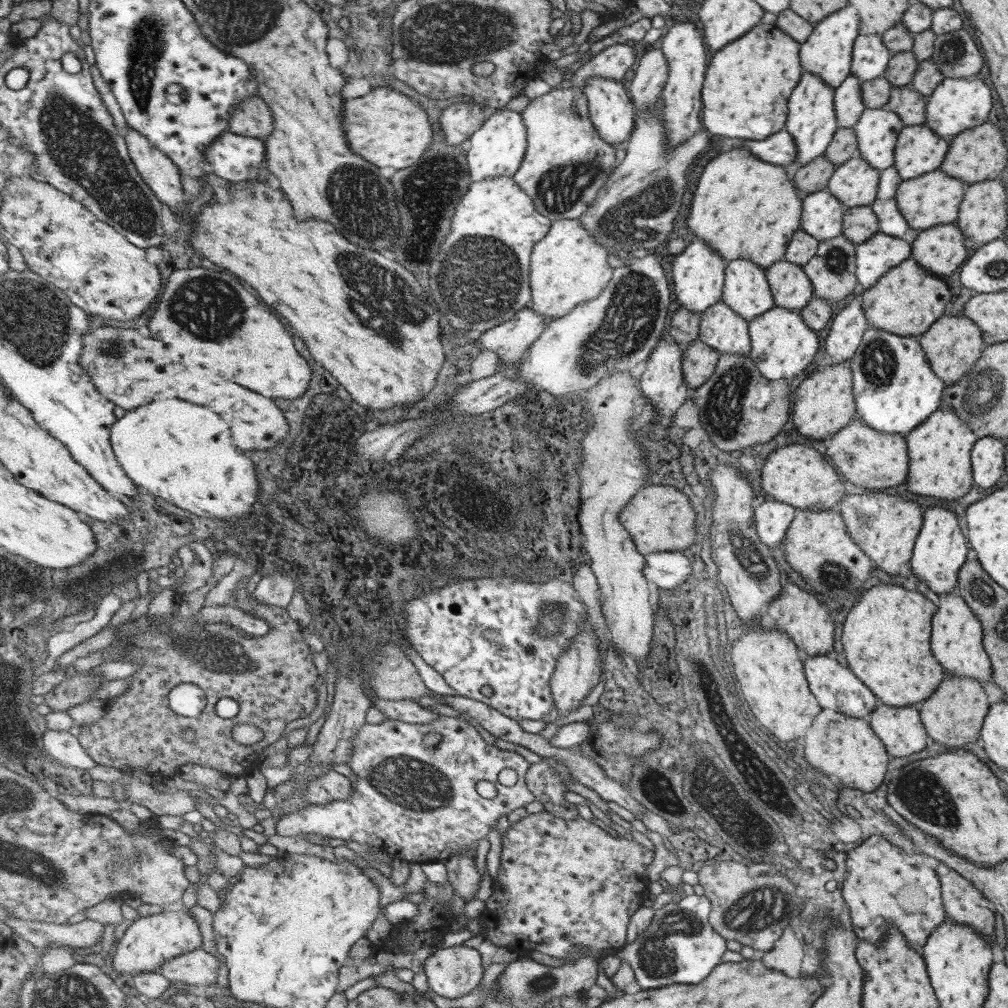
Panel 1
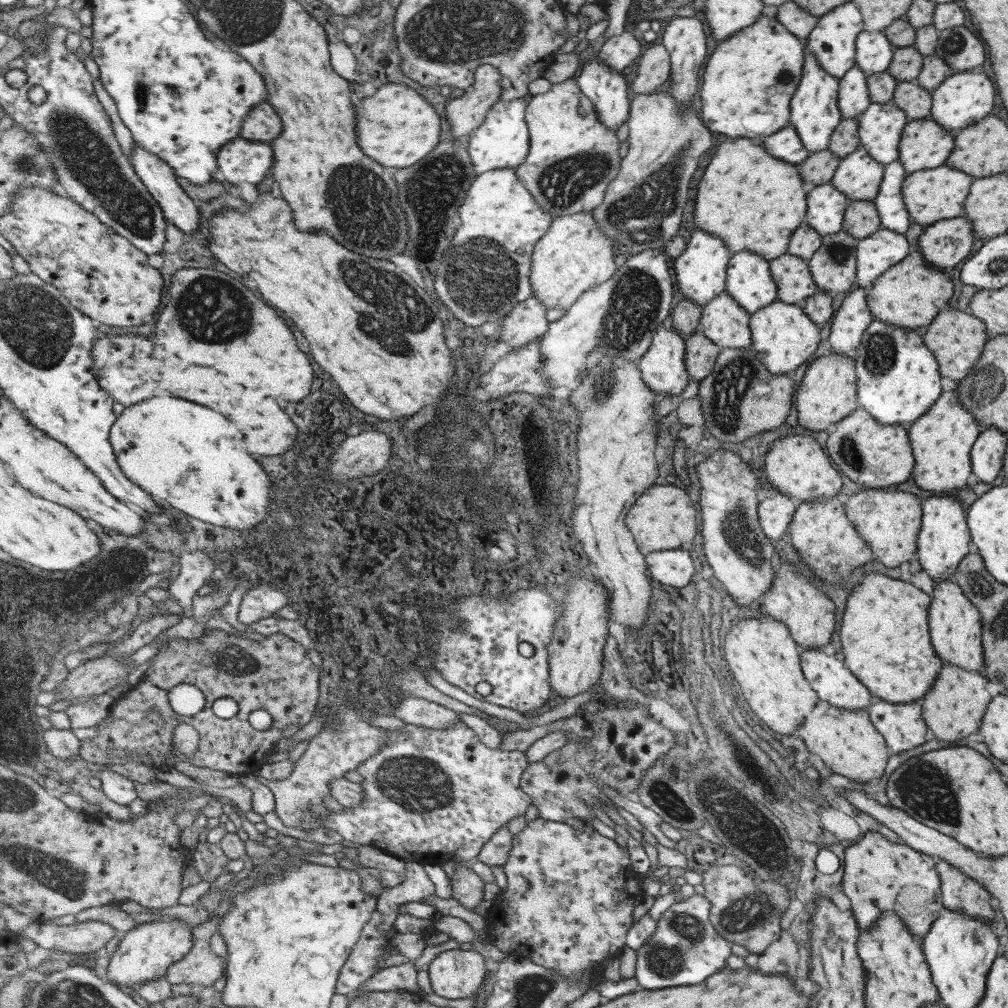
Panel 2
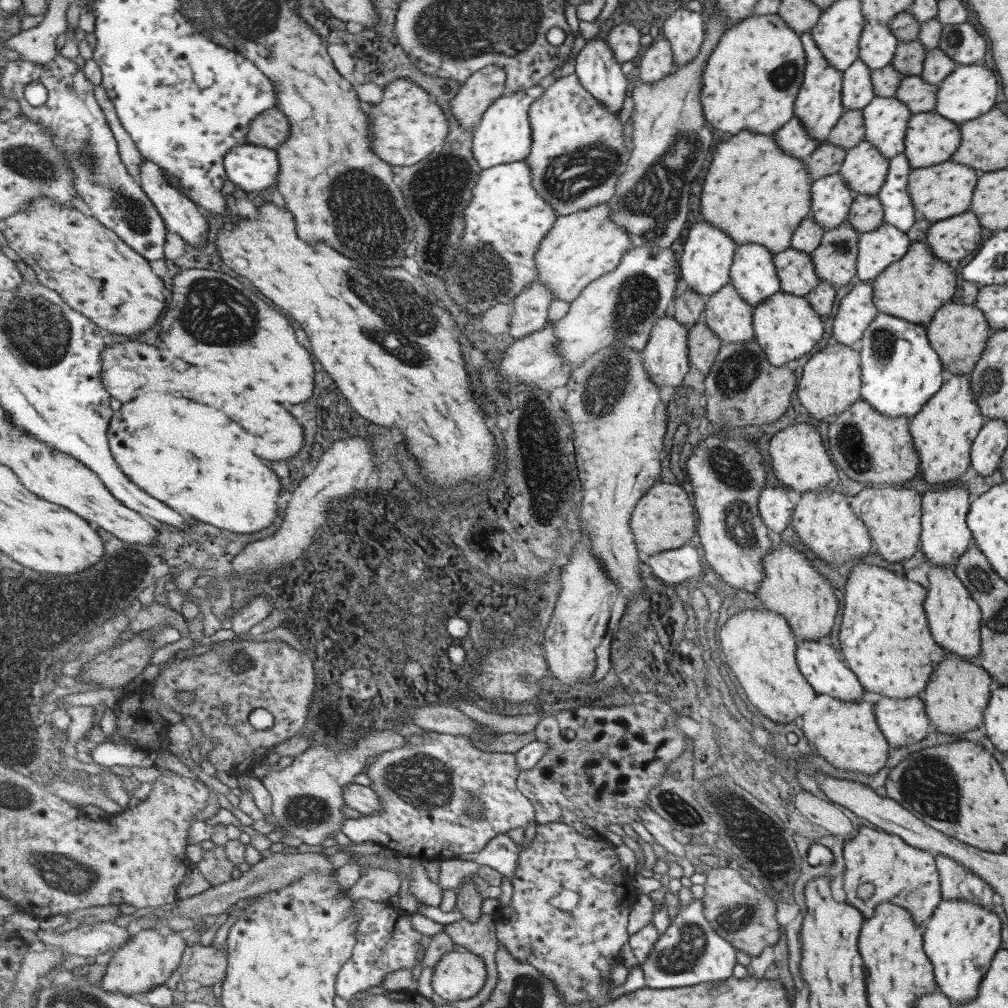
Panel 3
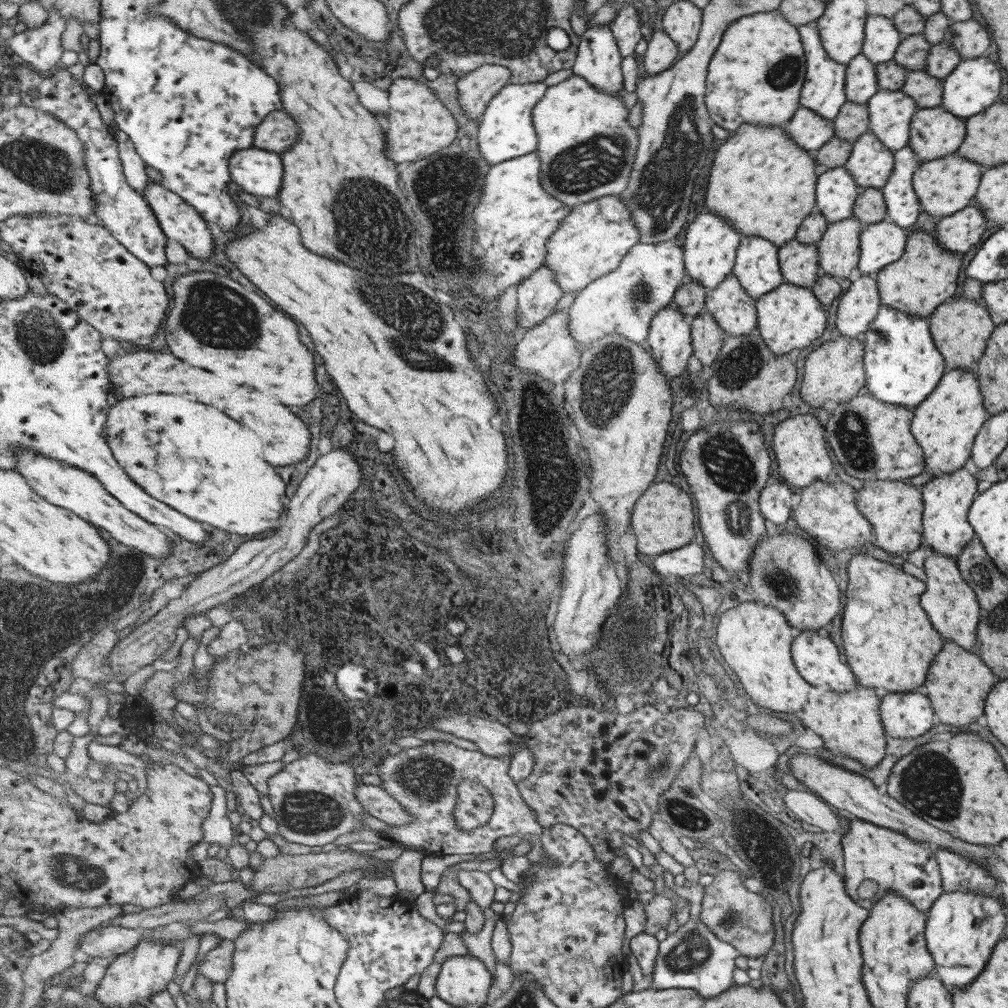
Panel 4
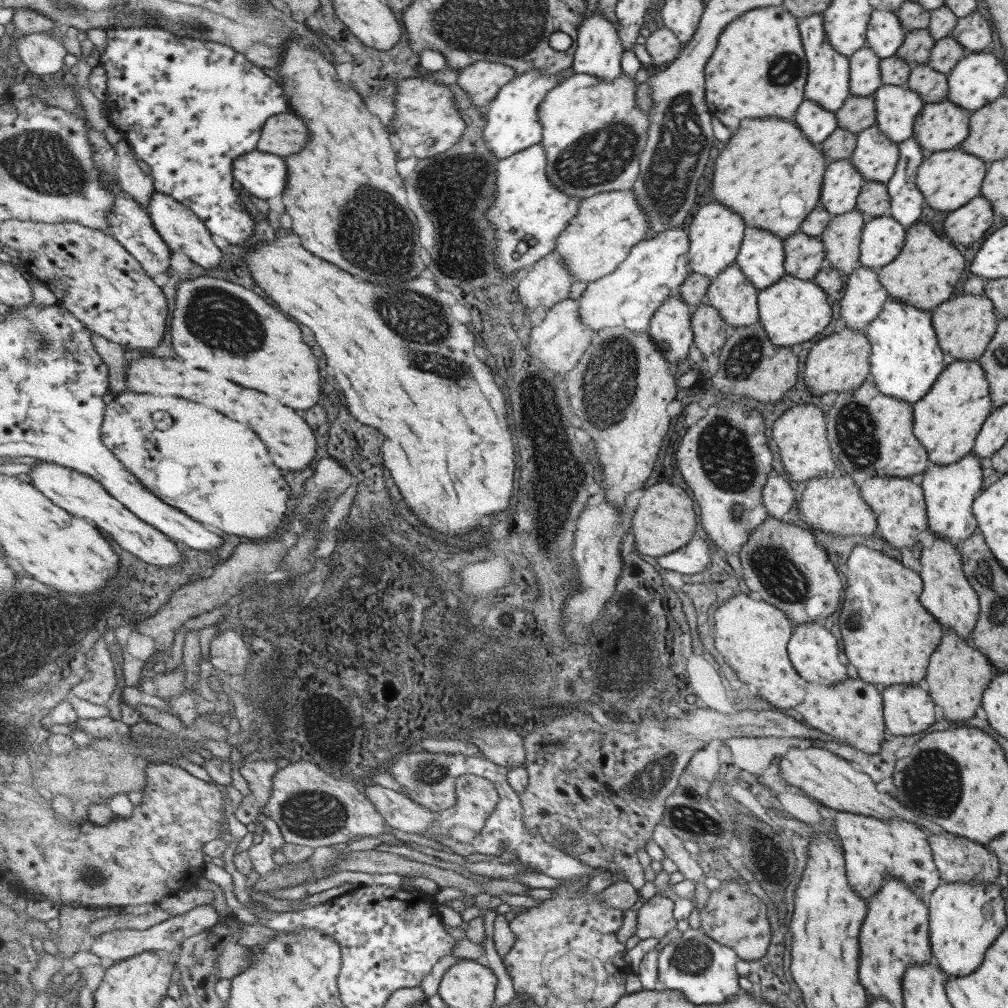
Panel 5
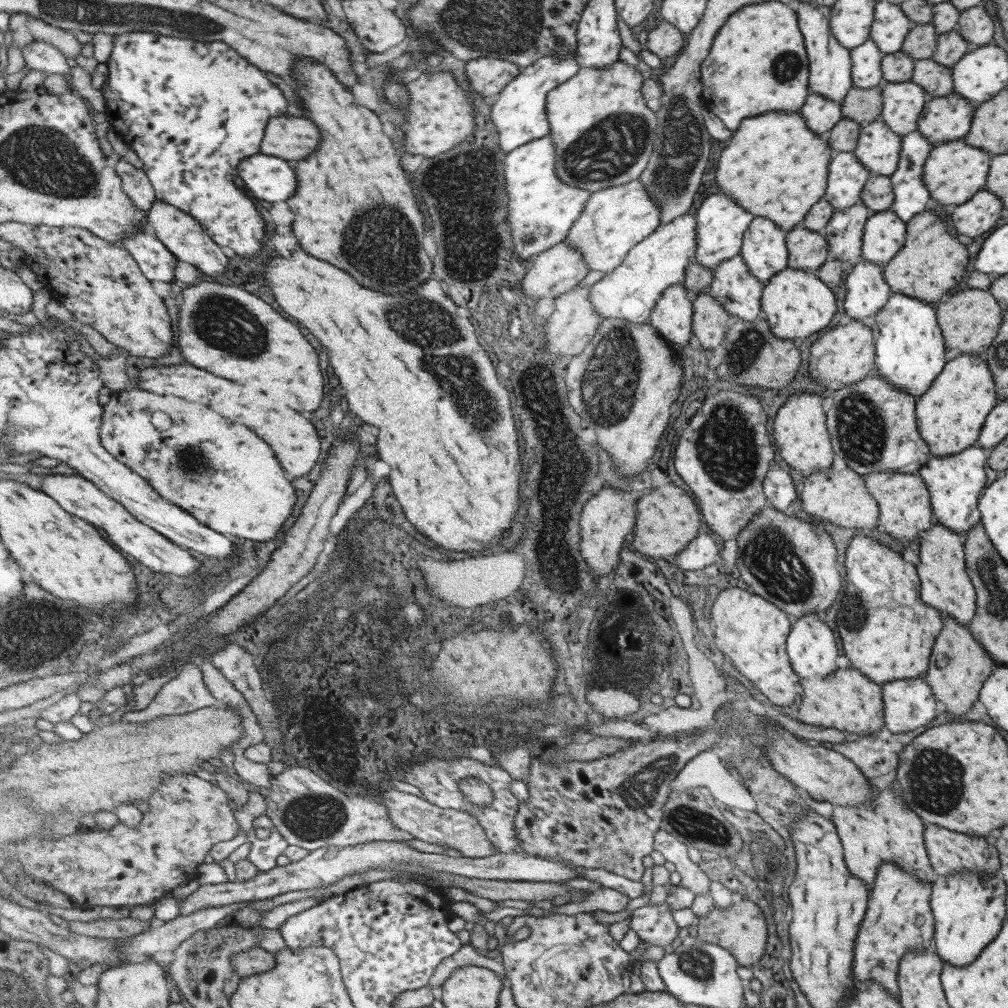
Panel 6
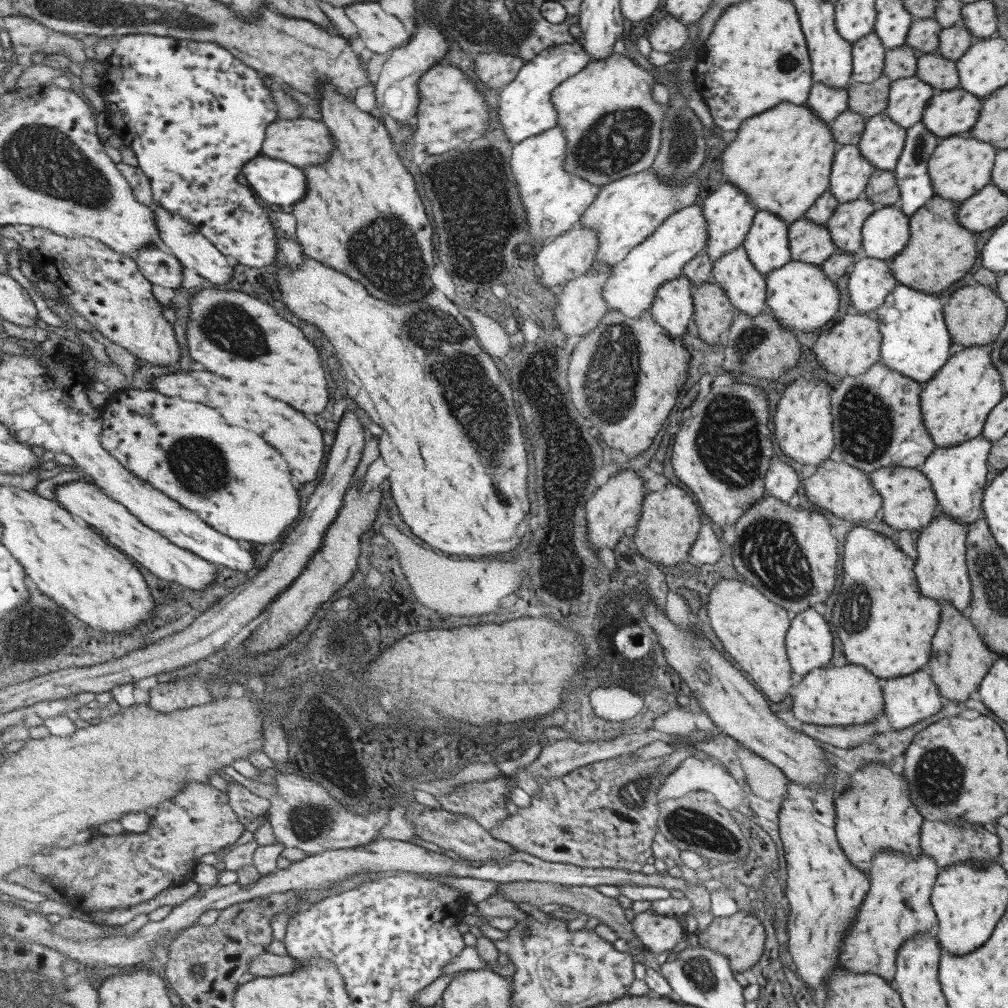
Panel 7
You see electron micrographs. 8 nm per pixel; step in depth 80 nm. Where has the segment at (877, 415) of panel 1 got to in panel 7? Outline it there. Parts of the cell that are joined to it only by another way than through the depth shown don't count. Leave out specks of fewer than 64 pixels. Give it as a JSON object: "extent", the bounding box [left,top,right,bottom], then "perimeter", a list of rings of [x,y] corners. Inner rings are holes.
{"extent":[871,284,952,385],"perimeter":[[[897,284],[881,306],[871,312],[881,333],[880,363],[921,385],[931,380],[947,362],[947,352],[952,344],[943,322],[943,306],[937,297],[939,294],[927,294],[905,284]]]}

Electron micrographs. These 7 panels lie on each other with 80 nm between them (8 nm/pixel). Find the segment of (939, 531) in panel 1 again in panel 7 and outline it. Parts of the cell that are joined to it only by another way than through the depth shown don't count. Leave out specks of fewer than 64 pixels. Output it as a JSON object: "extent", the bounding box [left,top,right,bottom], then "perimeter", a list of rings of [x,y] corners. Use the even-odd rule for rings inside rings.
{"extent":[917,436,991,526],"perimeter":[[[982,436],[965,440],[949,448],[934,448],[917,469],[929,480],[937,506],[955,523],[965,526],[983,518],[982,494],[987,484],[987,462],[991,442]]]}

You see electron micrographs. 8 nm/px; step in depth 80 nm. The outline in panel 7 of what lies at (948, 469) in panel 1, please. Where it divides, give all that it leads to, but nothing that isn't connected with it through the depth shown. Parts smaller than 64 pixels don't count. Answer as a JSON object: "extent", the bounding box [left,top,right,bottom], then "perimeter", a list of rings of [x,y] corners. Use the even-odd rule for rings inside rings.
{"extent":[918,342,1004,448],"perimeter":[[[993,342],[983,346],[964,347],[955,355],[951,355],[939,372],[936,372],[931,380],[922,385],[918,403],[923,426],[926,428],[934,448],[949,448],[980,436],[989,411],[1002,399],[1004,392],[1001,377],[998,369],[990,361],[991,348],[993,348]]]}

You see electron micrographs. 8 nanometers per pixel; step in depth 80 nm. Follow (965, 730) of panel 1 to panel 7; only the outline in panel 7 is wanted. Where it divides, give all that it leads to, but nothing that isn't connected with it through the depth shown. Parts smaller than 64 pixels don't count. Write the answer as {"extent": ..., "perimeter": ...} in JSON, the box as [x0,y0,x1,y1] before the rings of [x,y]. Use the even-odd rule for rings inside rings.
{"extent":[926,602,995,702],"perimeter":[[[941,602],[940,619],[935,636],[931,639],[931,656],[926,664],[931,682],[938,688],[938,693],[947,700],[963,702],[976,690],[981,679],[987,674],[994,663],[995,654],[989,652],[975,629],[969,624],[968,617],[961,616],[953,606]],[[947,652],[947,658],[945,658]]]}

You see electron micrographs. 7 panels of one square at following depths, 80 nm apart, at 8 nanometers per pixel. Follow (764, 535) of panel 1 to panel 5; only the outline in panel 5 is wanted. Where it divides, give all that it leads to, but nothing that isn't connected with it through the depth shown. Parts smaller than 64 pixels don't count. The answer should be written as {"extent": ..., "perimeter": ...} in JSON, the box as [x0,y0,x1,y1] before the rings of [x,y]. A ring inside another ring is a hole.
{"extent":[762,474,795,519],"perimeter":[[[769,474],[767,484],[762,488],[762,500],[766,508],[766,515],[773,519],[781,519],[795,503],[793,488],[785,476]]]}

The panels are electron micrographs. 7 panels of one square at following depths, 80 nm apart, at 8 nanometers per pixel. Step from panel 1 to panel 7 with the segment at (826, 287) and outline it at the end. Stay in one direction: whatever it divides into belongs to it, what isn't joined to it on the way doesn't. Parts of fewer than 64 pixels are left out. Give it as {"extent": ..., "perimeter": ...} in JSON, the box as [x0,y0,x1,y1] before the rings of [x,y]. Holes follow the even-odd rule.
{"extent":[824,196,877,255],"perimeter":[[[863,196],[835,207],[824,227],[835,245],[836,252],[860,255],[863,221],[876,209],[877,207]]]}

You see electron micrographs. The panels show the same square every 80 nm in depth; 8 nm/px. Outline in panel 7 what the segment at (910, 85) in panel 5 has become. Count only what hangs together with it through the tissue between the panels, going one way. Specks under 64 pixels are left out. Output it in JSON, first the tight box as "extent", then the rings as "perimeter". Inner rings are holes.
{"extent":[914,51,958,92],"perimeter":[[[937,51],[917,56],[914,76],[925,84],[929,84],[937,92],[949,91],[958,87],[955,62],[943,59]]]}

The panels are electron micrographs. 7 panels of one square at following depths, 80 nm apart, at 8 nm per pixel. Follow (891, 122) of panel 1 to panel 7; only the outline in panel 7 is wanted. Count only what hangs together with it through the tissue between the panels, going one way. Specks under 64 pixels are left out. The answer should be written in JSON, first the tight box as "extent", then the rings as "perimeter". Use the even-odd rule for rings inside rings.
{"extent":[884,76,937,128],"perimeter":[[[911,76],[889,83],[889,94],[884,112],[901,128],[920,122],[923,109],[931,96],[937,94],[929,84]]]}

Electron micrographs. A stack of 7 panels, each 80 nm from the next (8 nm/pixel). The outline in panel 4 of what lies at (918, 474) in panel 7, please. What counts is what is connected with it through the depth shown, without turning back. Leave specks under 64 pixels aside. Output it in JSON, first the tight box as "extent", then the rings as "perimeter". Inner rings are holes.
{"extent":[855,480,923,556],"perimeter":[[[867,480],[856,491],[855,507],[871,525],[873,545],[887,554],[904,556],[921,546],[923,506],[920,490],[897,480]]]}

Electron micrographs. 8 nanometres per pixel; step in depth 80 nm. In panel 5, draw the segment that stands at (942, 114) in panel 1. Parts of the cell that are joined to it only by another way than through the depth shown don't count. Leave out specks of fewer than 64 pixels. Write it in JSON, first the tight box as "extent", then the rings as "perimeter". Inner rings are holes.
{"extent":[946,50,1007,113],"perimeter":[[[983,50],[975,53],[966,53],[955,67],[946,75],[947,96],[946,100],[953,105],[972,113],[978,108],[983,108],[989,102],[1001,96],[1001,92],[1007,82],[1007,70],[1005,66],[991,53],[991,50]]]}

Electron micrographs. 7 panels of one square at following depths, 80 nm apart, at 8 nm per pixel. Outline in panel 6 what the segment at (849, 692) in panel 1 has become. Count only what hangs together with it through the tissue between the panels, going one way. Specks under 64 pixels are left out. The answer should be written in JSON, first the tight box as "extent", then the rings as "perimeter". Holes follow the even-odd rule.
{"extent":[786,614,837,680],"perimeter":[[[806,614],[801,618],[791,621],[790,631],[786,638],[786,654],[790,662],[792,671],[802,680],[805,678],[823,678],[835,672],[835,658],[837,658],[837,648],[833,632],[817,619],[816,614]]]}

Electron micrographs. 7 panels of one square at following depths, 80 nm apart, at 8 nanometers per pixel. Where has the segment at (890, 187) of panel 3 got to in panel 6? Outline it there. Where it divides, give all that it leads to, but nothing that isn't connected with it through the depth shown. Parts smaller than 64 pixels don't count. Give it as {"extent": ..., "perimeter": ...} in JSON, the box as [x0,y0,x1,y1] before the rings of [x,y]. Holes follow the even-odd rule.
{"extent":[888,129,933,222],"perimeter":[[[915,129],[901,137],[899,159],[895,171],[888,177],[891,183],[892,210],[903,222],[922,212],[927,204],[927,189],[922,183],[923,164],[933,144]]]}

